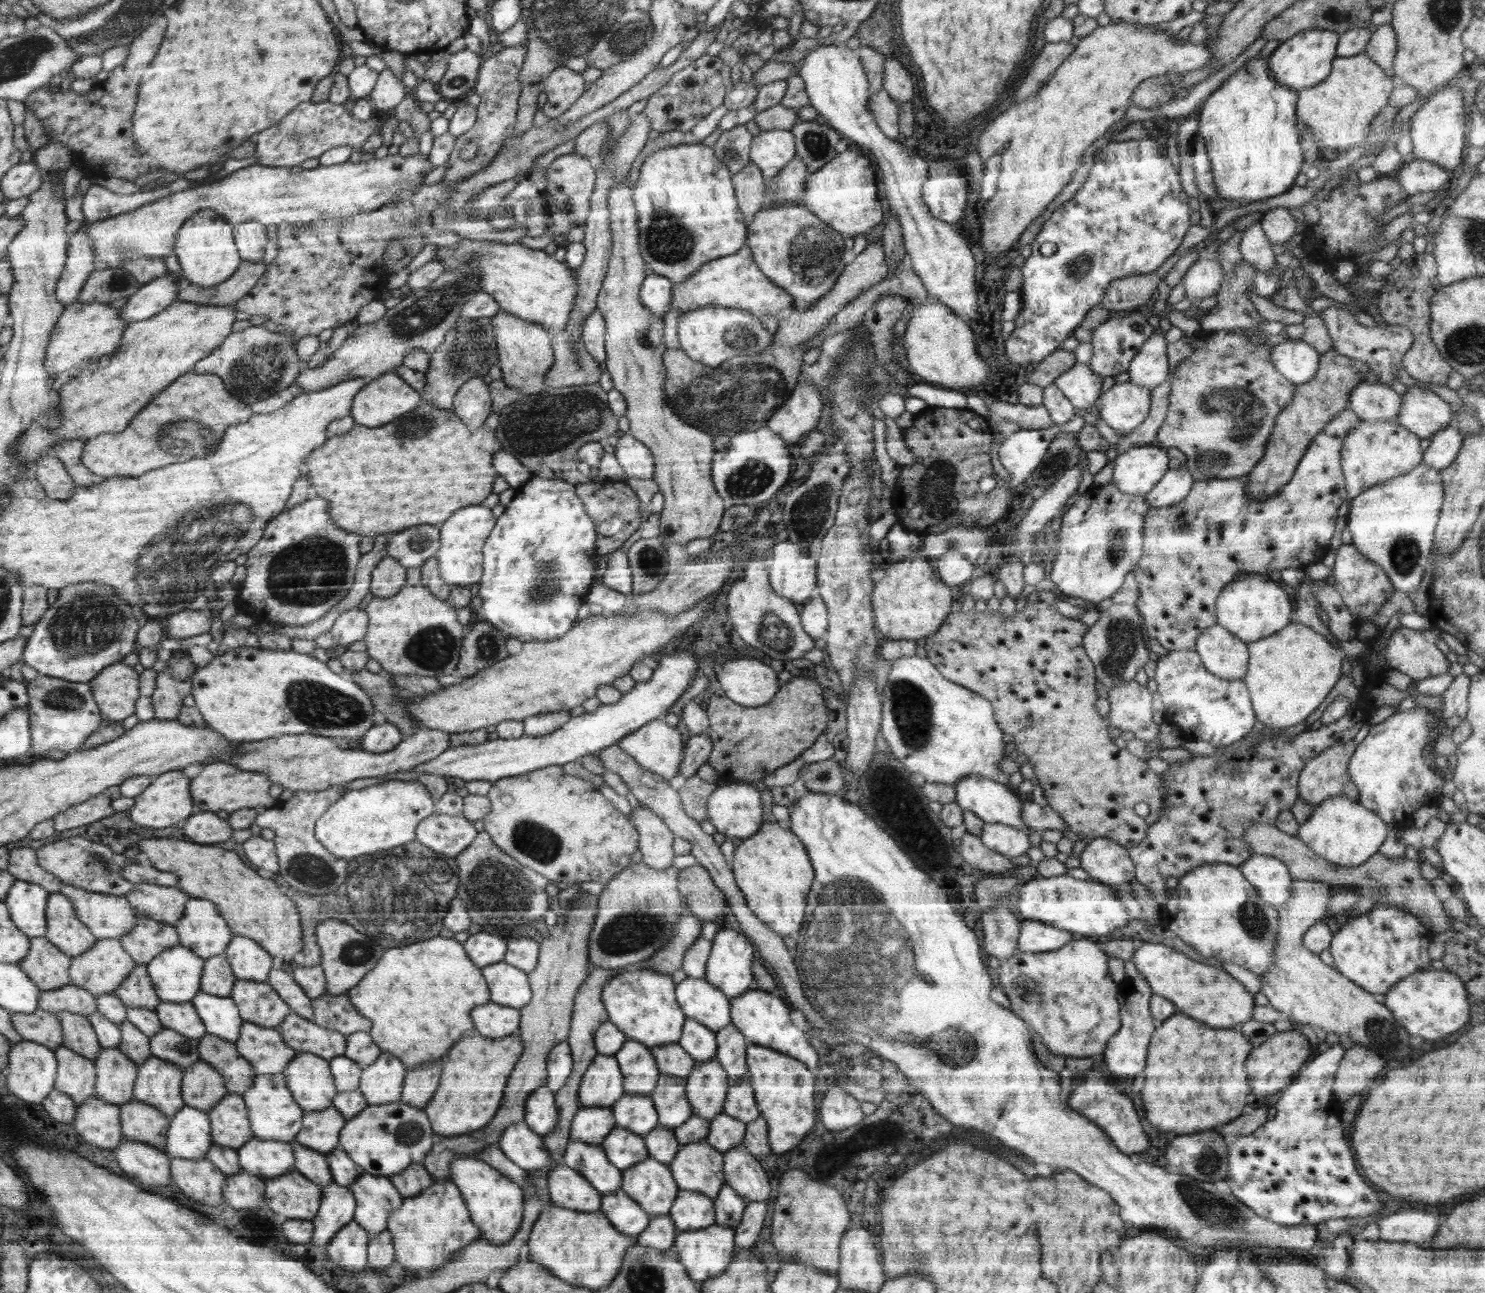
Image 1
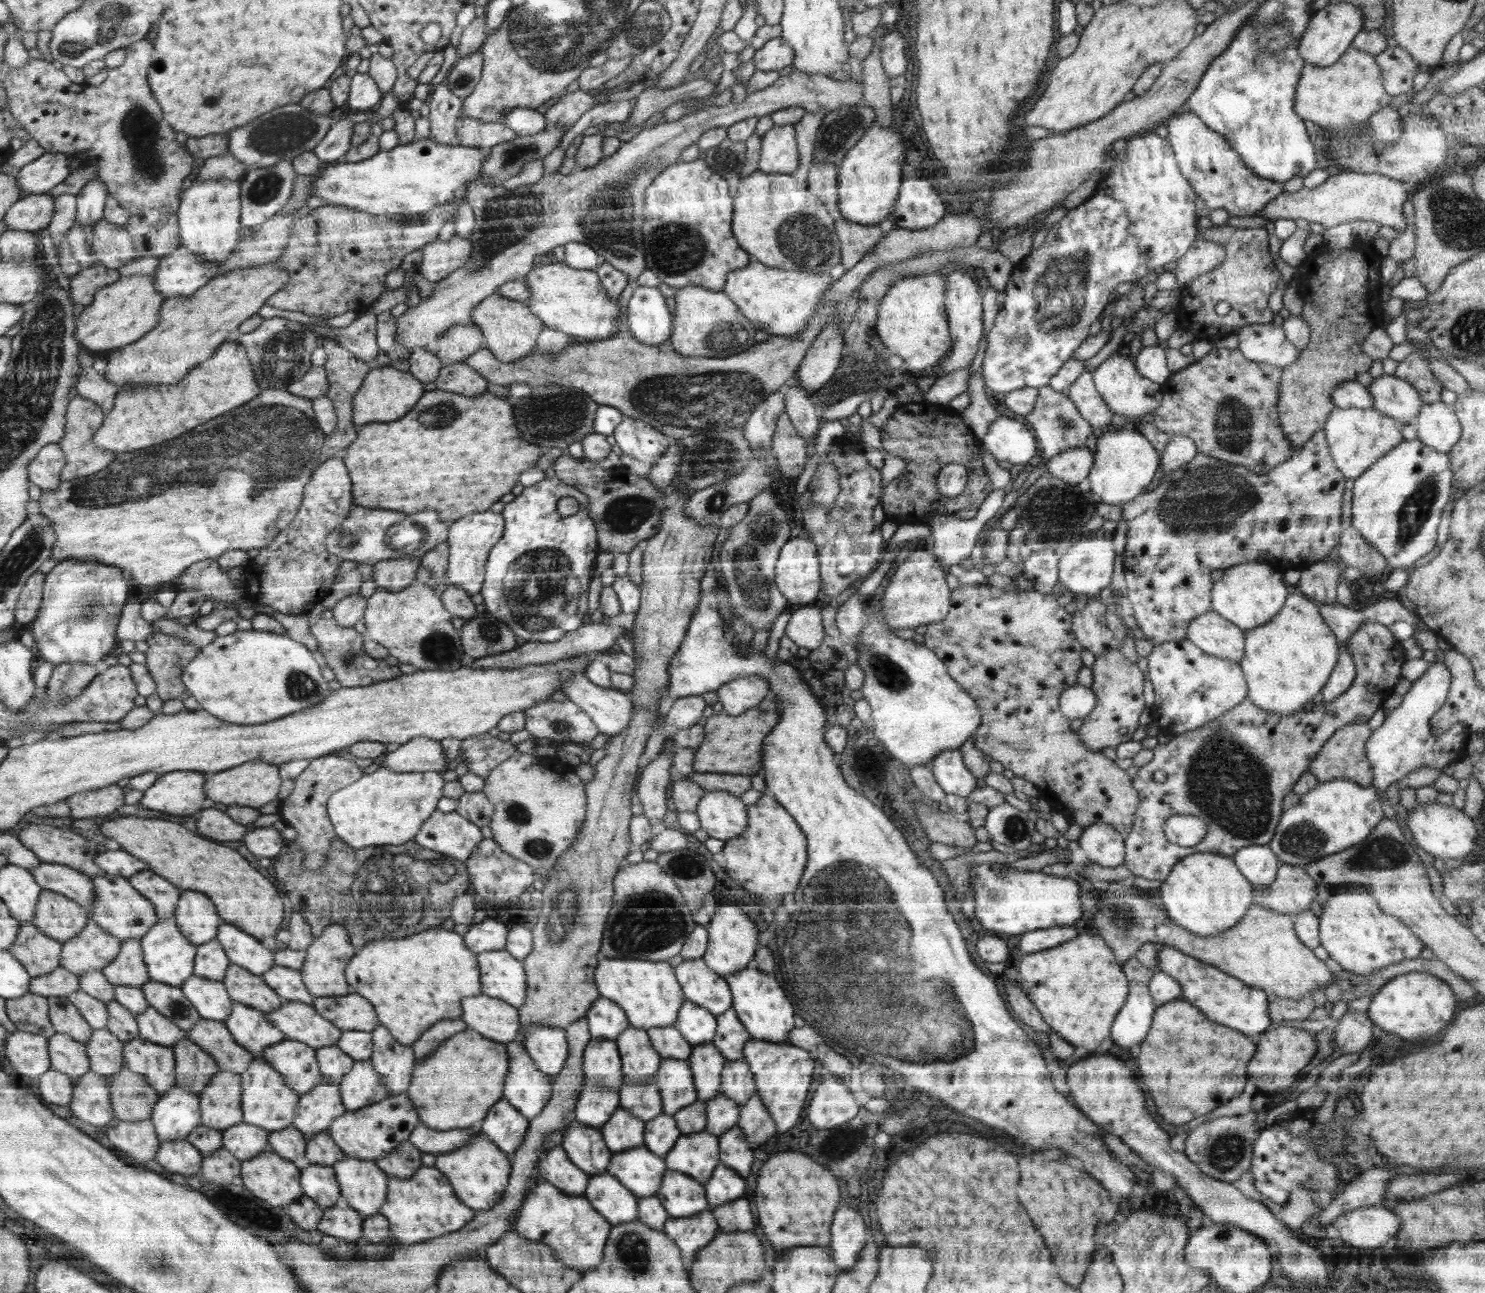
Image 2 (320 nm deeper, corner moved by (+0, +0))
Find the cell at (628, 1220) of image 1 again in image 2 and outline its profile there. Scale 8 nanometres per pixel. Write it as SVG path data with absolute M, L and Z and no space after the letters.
M608 1172L590 1176L583 1196L613 1225L637 1220L638 1196Z

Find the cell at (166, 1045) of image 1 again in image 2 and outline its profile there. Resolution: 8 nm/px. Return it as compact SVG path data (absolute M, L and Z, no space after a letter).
M152 1007L146 1008L136 1017L138 1018L139 1036L150 1042L172 1047L175 1042L186 1037L186 1031Z

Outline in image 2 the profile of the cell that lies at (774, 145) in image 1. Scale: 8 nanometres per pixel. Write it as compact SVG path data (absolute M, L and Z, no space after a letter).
M795 125L774 126L763 134L759 170L765 173L790 174L800 164Z

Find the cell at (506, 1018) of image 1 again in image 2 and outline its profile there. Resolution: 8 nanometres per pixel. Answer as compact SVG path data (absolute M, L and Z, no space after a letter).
M480 996L464 999L464 1022L484 1038L494 1042L509 1043L518 1038L522 1023L519 1008L498 998Z

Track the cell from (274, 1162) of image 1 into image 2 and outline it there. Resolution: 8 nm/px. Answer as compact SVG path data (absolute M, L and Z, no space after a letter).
M242 1121L222 1131L223 1147L235 1158L244 1162L244 1160L258 1156L262 1151L269 1150L269 1133L266 1129Z

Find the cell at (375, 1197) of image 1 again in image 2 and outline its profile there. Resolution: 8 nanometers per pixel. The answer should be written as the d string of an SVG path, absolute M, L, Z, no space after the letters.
M344 1156L332 1168L349 1207L364 1217L379 1214L387 1202L390 1176L375 1161Z

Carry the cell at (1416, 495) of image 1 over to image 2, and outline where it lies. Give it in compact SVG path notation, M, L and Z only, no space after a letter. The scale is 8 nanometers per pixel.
M1418 439L1400 442L1396 448L1364 474L1354 479L1352 497L1352 527L1370 544L1374 545L1392 568L1407 569L1416 560L1426 556L1437 544L1438 527L1442 510L1452 496L1453 474L1448 453L1432 450Z

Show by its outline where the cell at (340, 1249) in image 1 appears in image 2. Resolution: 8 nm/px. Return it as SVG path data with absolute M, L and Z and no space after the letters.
M334 1205L323 1209L322 1220L317 1230L322 1234L335 1236L347 1242L363 1242L363 1220L365 1219L352 1207L341 1208Z

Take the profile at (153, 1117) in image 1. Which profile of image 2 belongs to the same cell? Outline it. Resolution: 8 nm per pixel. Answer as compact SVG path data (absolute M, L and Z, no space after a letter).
M128 1068L109 1077L111 1084L111 1101L115 1107L116 1118L125 1121L148 1121L154 1114L154 1106L158 1104L160 1094L142 1075Z

